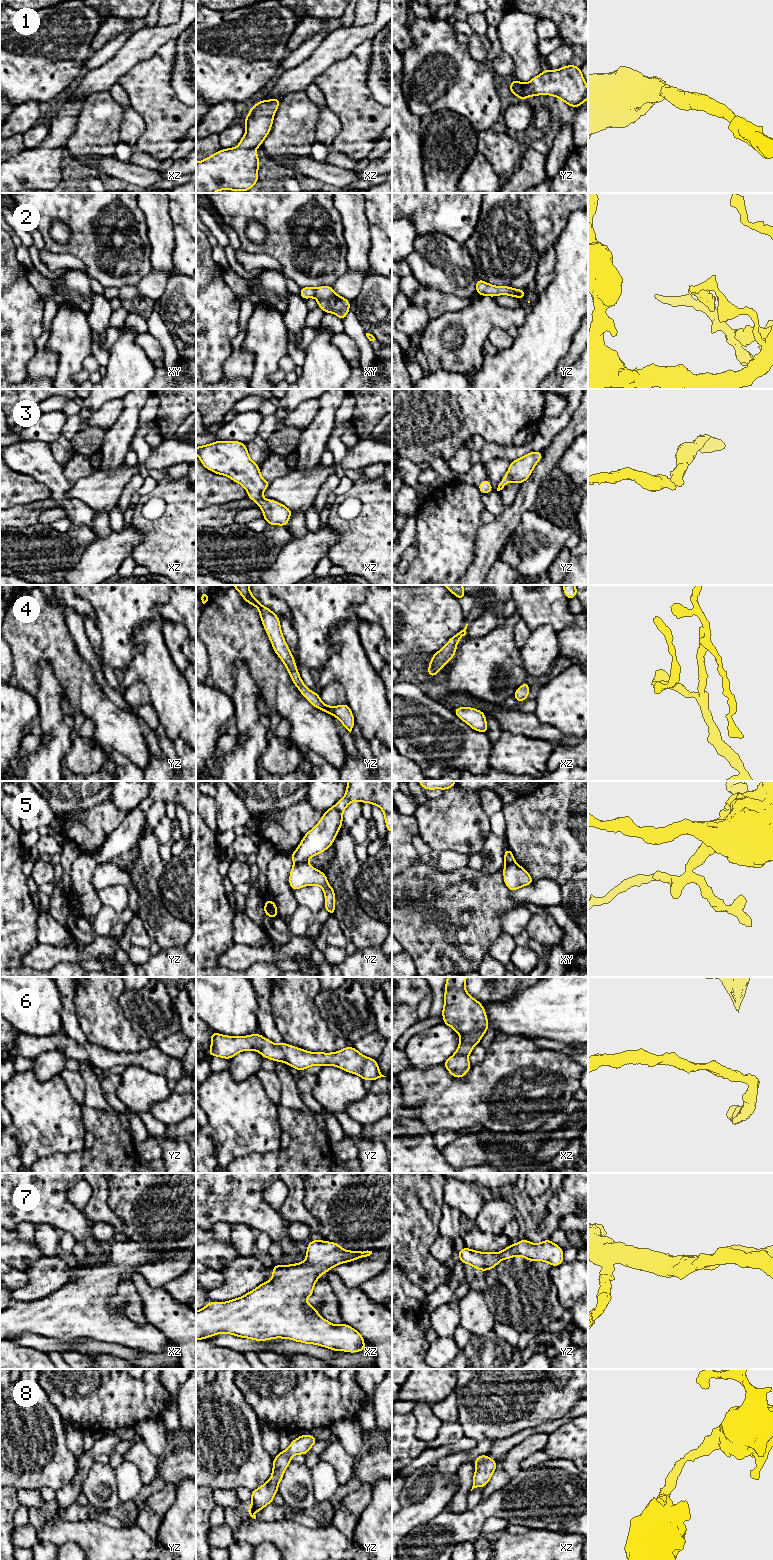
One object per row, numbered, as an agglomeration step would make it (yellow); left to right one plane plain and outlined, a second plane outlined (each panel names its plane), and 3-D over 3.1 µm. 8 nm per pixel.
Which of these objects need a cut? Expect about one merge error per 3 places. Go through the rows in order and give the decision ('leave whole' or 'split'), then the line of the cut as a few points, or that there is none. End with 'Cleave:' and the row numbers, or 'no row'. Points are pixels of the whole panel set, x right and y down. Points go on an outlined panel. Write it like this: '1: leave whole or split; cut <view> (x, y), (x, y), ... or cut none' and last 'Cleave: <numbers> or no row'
1: leave whole; cut none
2: split; cut yz (524, 290), (513, 296)
3: leave whole; cut none
4: leave whole; cut none
5: split; cut yz (294, 862), (306, 863)
6: leave whole; cut none
7: leave whole; cut none
8: leave whole; cut none
Cleave: 2, 5

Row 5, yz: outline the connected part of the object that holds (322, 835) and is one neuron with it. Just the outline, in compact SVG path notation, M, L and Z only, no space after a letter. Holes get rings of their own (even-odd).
M347 781L345 796L324 812L320 821L304 835L298 848L291 854L294 863L307 863L309 858L324 852L333 844L342 826L344 810L352 801L378 805L384 813L387 831L392 832L392 781Z

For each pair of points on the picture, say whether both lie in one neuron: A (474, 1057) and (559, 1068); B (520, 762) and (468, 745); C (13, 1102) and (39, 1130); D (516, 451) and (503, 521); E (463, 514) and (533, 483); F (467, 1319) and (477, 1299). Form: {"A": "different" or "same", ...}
{"A": "different", "B": "different", "C": "same", "D": "different", "E": "different", "F": "same"}

